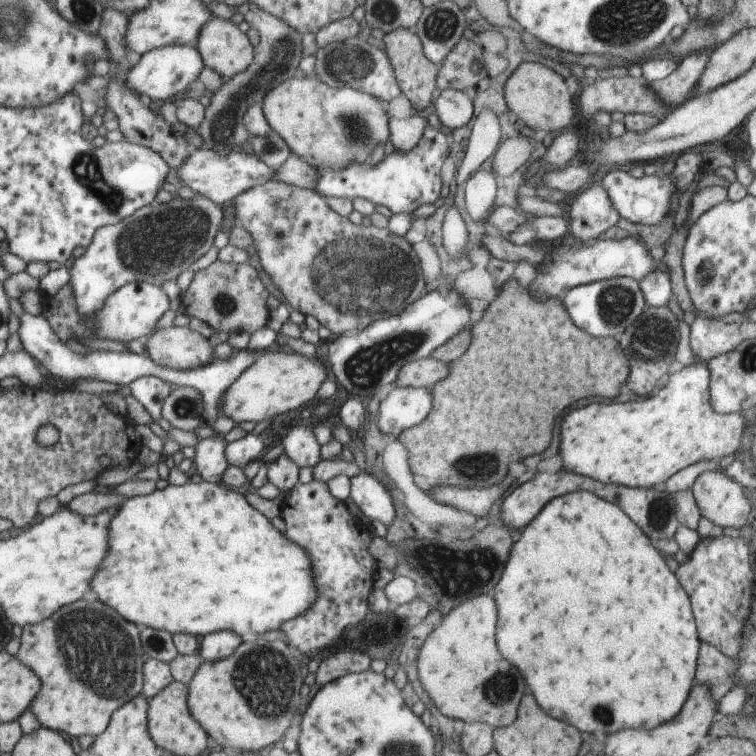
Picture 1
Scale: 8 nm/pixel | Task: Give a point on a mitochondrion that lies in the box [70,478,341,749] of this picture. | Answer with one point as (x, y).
(262, 677)

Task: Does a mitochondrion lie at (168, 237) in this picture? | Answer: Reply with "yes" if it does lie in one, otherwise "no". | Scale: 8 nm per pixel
yes

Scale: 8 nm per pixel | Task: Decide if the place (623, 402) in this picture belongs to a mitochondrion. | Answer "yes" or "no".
no

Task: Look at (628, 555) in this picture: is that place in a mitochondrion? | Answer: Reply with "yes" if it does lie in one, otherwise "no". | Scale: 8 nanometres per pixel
no

